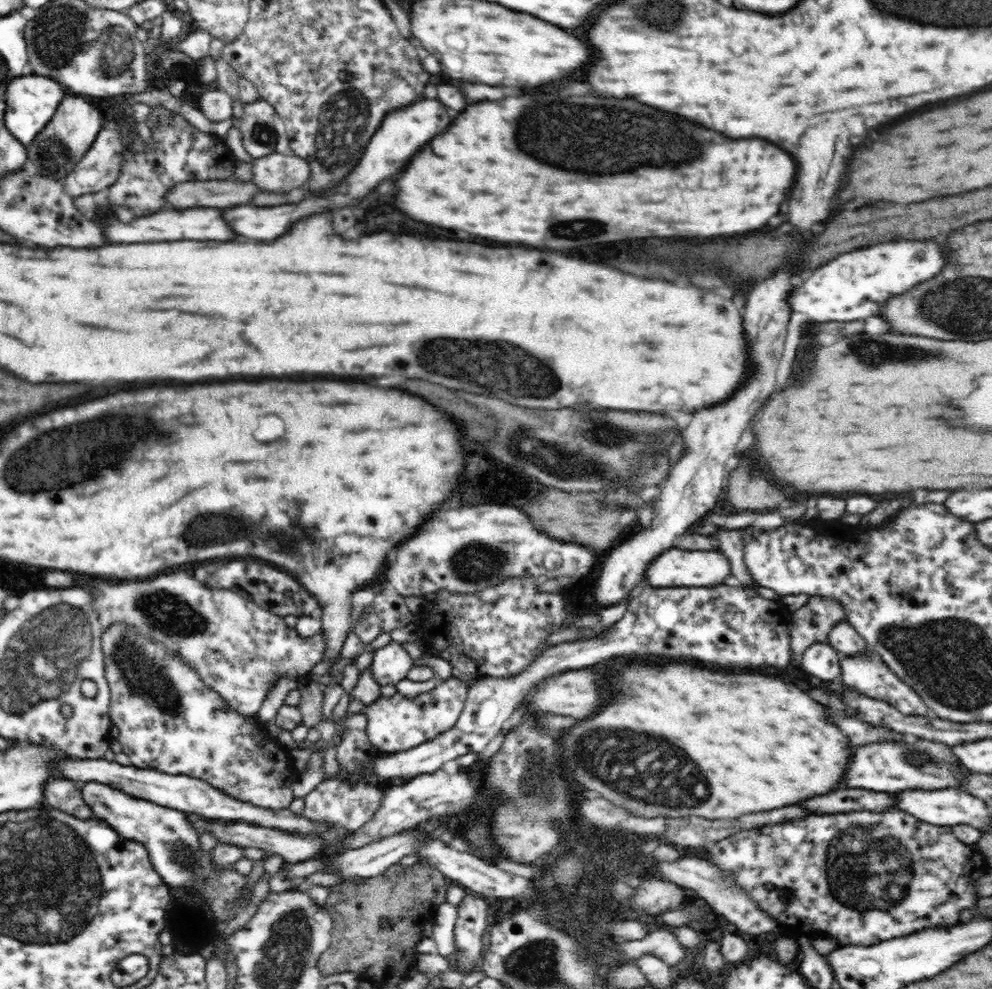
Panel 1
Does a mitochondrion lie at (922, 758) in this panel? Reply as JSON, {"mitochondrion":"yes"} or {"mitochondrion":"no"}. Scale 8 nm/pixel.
{"mitochondrion":"yes"}

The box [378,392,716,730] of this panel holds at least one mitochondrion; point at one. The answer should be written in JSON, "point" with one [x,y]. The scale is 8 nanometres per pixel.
{"point":[569,463]}

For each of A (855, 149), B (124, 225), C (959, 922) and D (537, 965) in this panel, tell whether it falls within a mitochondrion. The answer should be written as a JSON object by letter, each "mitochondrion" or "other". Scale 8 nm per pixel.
{"A":"other","B":"other","C":"other","D":"mitochondrion"}

